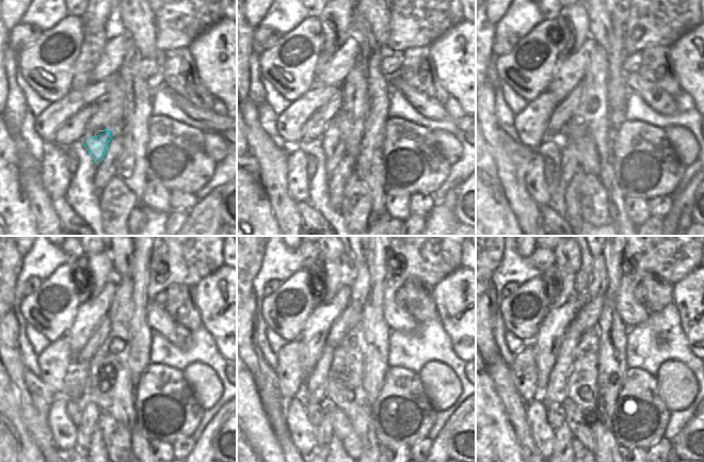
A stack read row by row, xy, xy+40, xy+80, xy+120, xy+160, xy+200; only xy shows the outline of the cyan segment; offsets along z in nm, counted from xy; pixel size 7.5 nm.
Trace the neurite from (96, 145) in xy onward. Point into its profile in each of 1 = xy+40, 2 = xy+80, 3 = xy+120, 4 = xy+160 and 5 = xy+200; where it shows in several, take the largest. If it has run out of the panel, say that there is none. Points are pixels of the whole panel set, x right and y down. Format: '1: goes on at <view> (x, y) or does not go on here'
1: goes on at xy+40 (334, 146)
2: goes on at xy+80 (570, 164)
3: goes on at xy+120 (91, 412)
4: goes on at xy+160 (324, 432)
5: goes on at xy+200 (562, 452)

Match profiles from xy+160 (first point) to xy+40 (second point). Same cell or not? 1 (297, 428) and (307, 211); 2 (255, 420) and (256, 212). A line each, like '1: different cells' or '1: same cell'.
1: different cells
2: same cell

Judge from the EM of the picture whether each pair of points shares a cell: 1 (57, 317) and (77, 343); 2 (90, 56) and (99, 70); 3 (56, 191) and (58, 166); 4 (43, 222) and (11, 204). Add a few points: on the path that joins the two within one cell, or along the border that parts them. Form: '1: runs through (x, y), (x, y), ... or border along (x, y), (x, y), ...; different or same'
1: border along (78, 308), (74, 322), (66, 334); different
2: border along (106, 42), (101, 56), (93, 69), (91, 81); different
3: runs through (56, 185), (56, 173); same
4: border along (26, 193), (35, 224); different

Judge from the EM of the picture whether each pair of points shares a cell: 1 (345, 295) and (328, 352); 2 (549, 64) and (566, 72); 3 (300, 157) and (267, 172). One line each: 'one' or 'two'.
1: two
2: two
3: two

